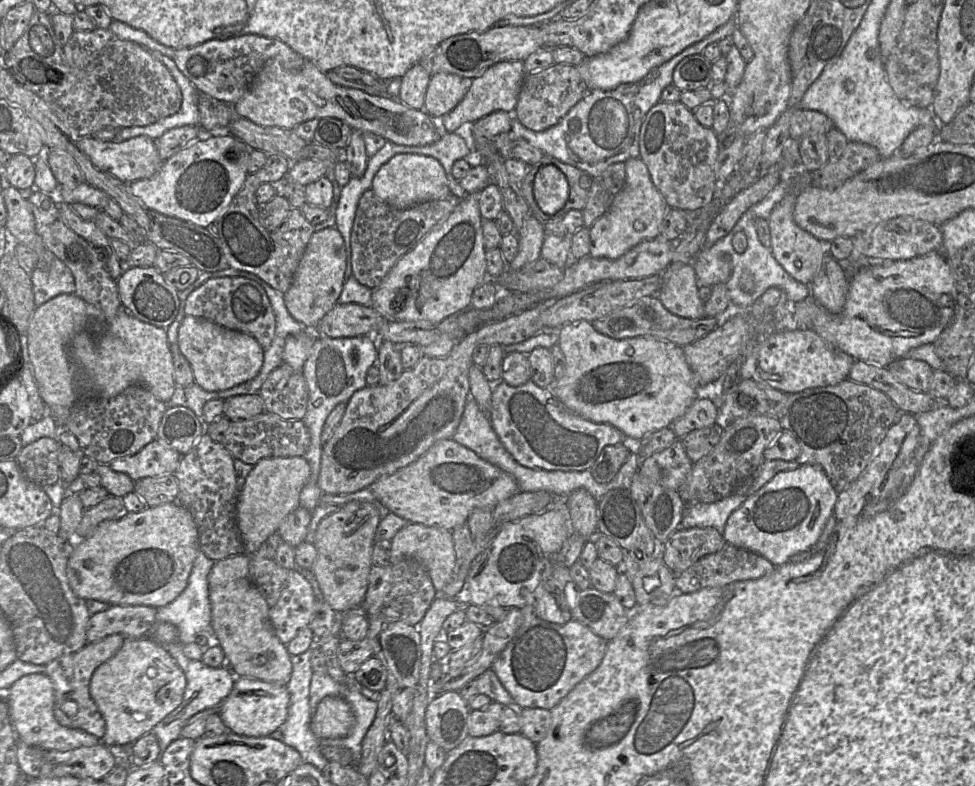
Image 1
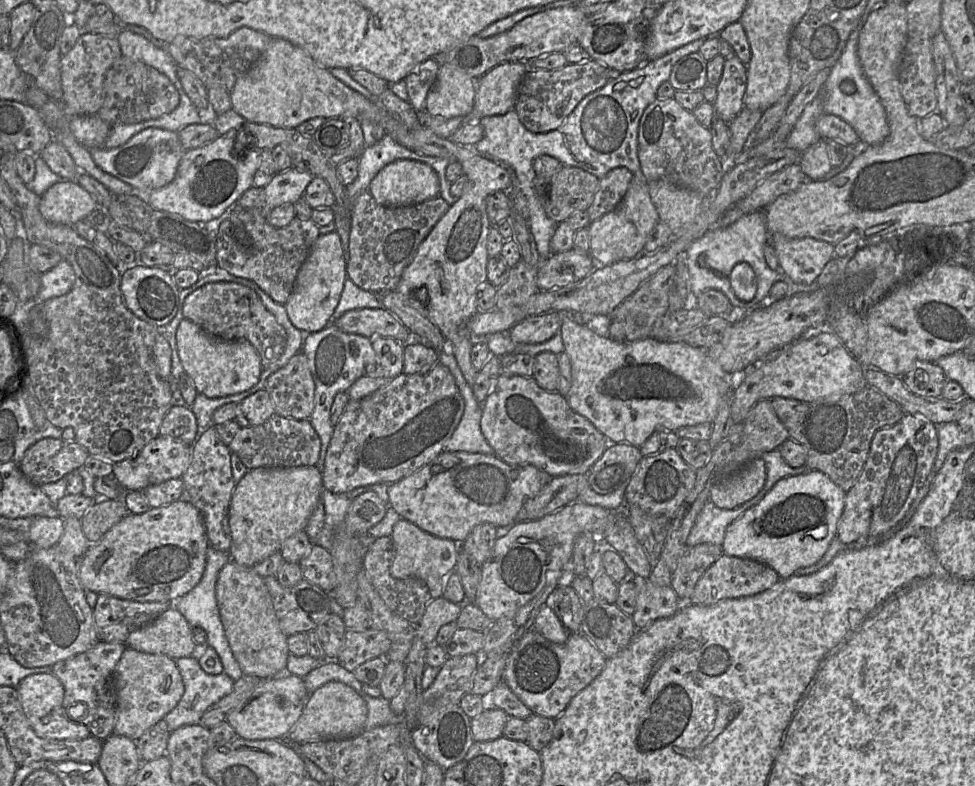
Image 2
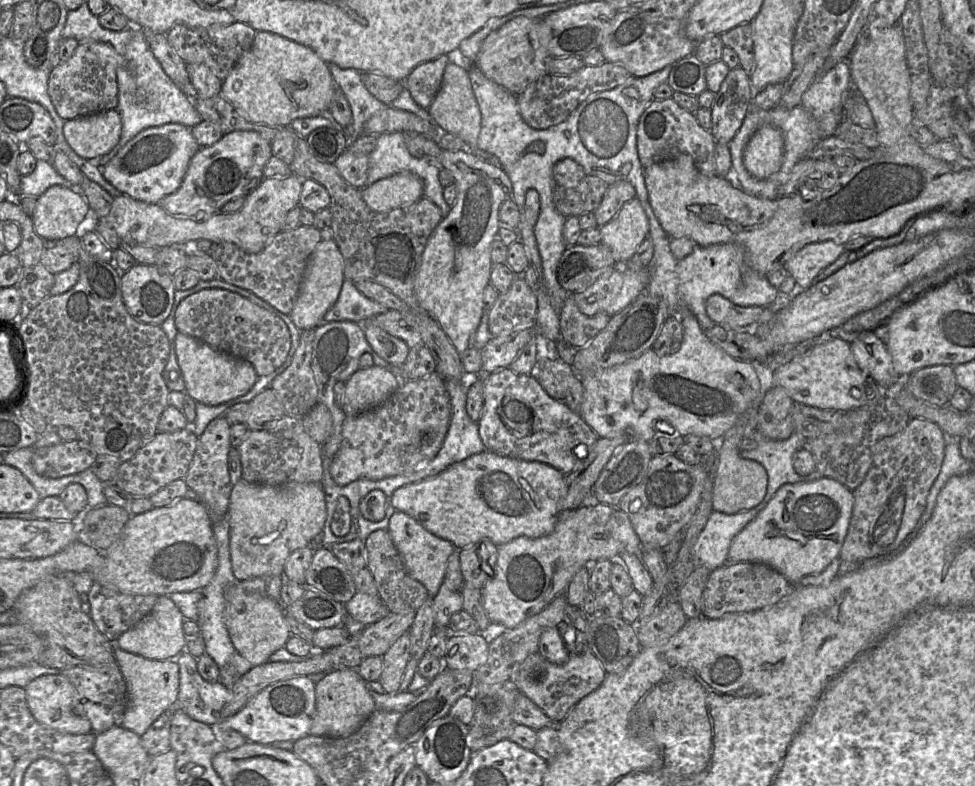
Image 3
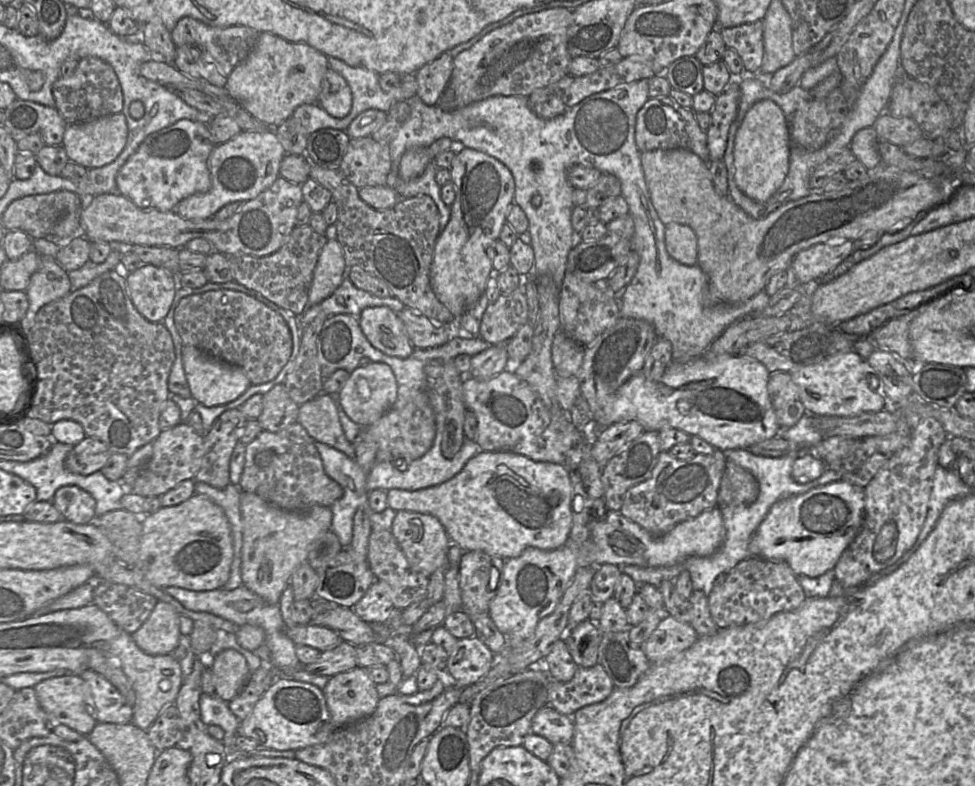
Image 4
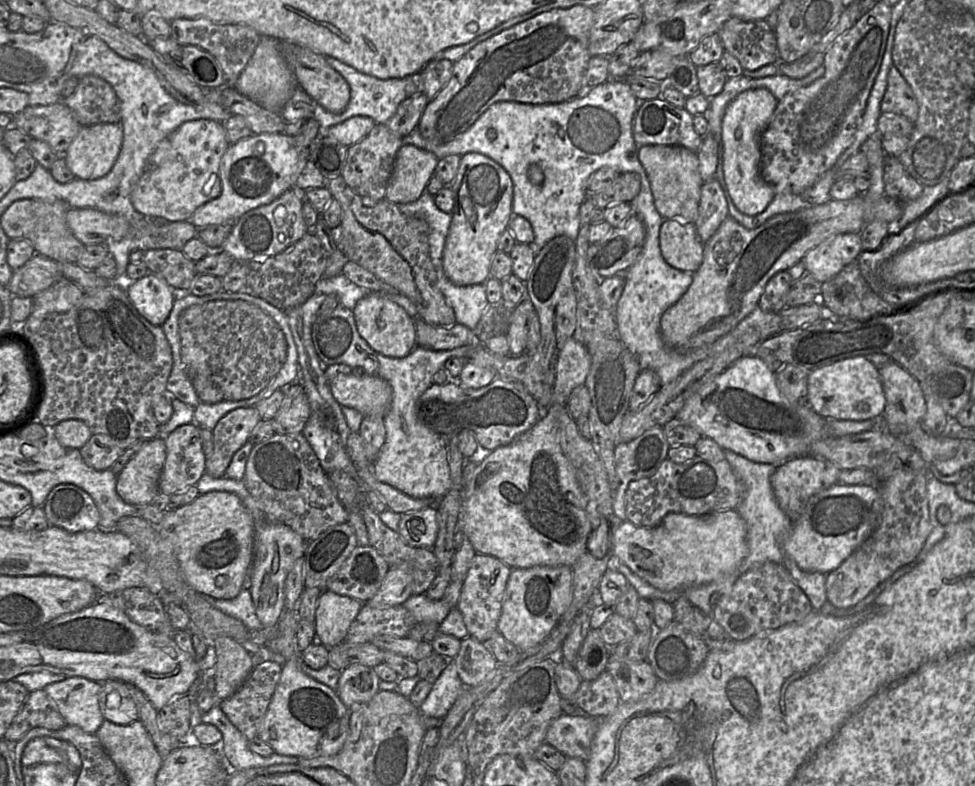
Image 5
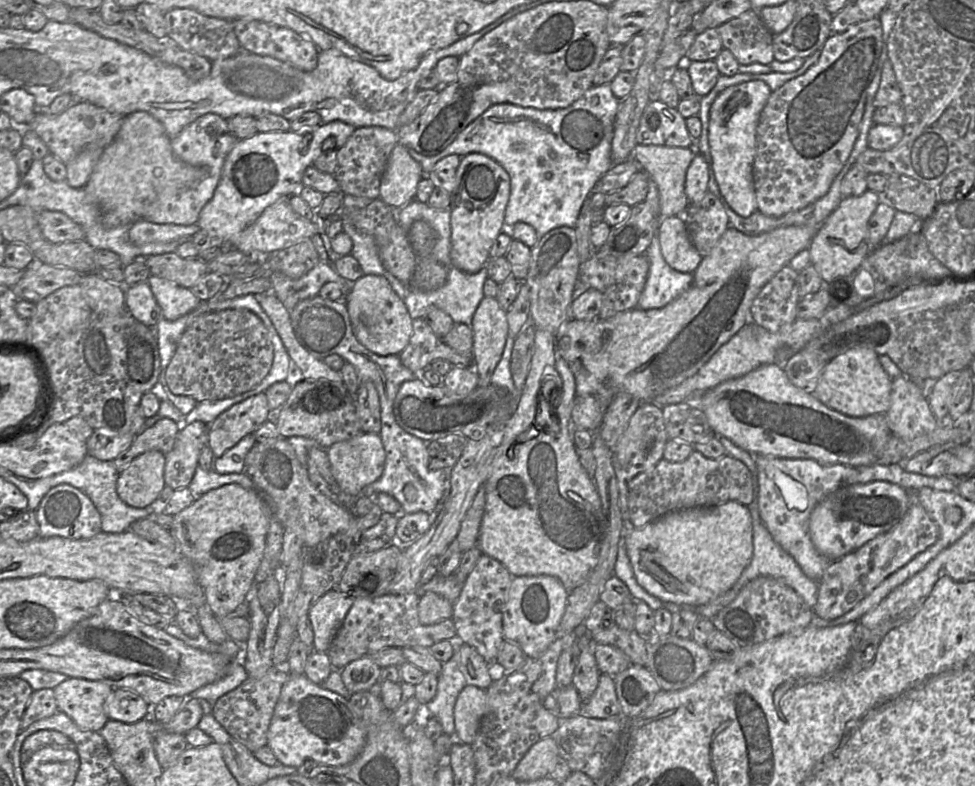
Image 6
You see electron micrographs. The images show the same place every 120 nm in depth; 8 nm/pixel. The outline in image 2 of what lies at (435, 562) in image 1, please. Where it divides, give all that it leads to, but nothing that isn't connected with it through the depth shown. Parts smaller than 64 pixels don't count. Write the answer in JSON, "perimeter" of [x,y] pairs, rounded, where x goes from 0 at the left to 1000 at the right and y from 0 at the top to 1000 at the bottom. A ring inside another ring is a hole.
{"perimeter":[[[413,659],[404,668],[401,686],[404,695],[401,732],[410,737],[432,737],[438,743],[443,762],[454,758],[456,739],[468,723],[471,692],[463,686],[440,679]]]}

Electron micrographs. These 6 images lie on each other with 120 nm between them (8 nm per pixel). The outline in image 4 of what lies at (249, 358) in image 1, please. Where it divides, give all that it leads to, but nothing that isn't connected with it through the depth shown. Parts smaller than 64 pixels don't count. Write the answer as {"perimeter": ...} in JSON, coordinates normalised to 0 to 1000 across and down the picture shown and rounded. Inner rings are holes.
{"perimeter":[[[187,438],[187,461],[197,505],[209,517],[233,514],[244,506],[257,490],[247,467],[218,454],[199,440]]]}

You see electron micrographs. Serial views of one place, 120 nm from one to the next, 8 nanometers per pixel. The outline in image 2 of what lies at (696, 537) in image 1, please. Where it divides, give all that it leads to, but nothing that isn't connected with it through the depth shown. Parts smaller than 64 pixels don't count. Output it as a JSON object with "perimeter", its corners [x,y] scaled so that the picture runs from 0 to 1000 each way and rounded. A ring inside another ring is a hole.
{"perimeter":[[[729,691],[704,696],[688,740],[688,746],[699,765],[708,762],[716,738],[741,704],[738,695]]]}

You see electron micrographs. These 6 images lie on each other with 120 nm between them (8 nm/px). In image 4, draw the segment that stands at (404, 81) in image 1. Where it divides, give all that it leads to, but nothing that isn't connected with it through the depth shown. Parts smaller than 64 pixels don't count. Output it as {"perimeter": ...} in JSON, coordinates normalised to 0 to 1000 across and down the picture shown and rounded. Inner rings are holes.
{"perimeter":[[[454,67],[443,79],[433,84],[427,93],[428,122],[440,135],[448,134],[461,107],[465,89],[465,73]]]}

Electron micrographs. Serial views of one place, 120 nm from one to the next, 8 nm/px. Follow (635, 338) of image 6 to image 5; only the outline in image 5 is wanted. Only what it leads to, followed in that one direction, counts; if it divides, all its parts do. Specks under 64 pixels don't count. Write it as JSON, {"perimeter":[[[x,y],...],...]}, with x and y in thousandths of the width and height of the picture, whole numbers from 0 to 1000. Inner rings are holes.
{"perimeter":[[[881,246],[870,254],[851,253],[842,261],[797,272],[774,291],[766,291],[746,275],[732,299],[721,310],[721,331],[712,346],[709,363],[678,402],[677,424],[681,438],[687,444],[705,447],[732,436],[777,389],[786,361],[796,347],[808,344],[822,332],[830,318],[855,299],[882,296],[891,281],[897,279],[916,284],[924,274],[925,265],[923,256],[908,247],[898,256],[888,256],[886,247]]]}

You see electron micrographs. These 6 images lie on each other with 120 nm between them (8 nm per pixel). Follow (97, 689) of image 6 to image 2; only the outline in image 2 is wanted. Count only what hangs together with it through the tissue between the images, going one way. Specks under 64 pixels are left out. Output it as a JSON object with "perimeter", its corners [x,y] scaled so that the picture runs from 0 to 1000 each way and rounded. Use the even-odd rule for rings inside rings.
{"perimeter":[[[52,855],[26,861],[17,873],[17,880],[25,907],[39,936],[59,941],[84,941],[93,935],[89,924],[69,912],[65,901],[66,874]]]}

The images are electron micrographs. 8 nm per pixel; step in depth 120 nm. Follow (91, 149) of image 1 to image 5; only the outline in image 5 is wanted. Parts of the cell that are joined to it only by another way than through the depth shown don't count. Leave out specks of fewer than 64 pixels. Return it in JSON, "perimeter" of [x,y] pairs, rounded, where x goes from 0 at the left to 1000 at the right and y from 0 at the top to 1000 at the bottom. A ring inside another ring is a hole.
{"perimeter":[[[203,151],[188,156],[164,181],[134,246],[136,263],[146,274],[173,282],[192,281],[200,267],[227,246],[226,205],[235,187],[226,155]]]}

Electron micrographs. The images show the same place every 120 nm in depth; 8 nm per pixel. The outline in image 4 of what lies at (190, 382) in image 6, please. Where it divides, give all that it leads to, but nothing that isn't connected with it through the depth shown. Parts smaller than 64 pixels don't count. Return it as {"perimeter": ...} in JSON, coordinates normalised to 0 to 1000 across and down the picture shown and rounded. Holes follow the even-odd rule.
{"perimeter":[[[226,368],[193,377],[186,380],[185,385],[183,387],[179,394],[178,412],[184,427],[186,429],[188,439],[199,440],[218,454],[225,455],[236,463],[247,467],[258,490],[269,489],[280,483],[285,477],[287,471],[291,467],[291,464],[294,462],[301,443],[299,426],[290,403],[286,401],[284,397],[275,392],[270,385],[263,382],[262,379],[245,370]]]}

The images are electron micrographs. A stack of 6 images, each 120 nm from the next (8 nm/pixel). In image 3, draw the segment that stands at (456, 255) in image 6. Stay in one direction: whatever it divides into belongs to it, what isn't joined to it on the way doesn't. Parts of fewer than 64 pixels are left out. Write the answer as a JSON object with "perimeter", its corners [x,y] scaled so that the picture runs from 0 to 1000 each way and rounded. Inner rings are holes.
{"perimeter":[[[476,190],[454,191],[452,211],[465,221],[469,251],[461,271],[454,276],[437,309],[425,359],[425,372],[431,391],[449,410],[473,455],[476,447],[482,443],[483,426],[488,421],[495,398],[496,369],[503,360],[506,338],[503,326],[504,309],[511,302],[514,286],[512,263],[516,256],[525,251],[525,233],[516,214],[496,206]]]}

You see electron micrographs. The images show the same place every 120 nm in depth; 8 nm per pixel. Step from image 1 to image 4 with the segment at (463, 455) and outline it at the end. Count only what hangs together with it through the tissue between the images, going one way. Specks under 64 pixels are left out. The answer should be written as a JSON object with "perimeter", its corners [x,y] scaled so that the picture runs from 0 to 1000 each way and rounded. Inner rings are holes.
{"perimeter":[[[492,574],[485,580],[476,595],[462,611],[447,618],[434,621],[426,625],[412,622],[400,622],[397,628],[397,642],[405,650],[419,650],[432,654],[440,654],[447,658],[454,668],[463,691],[468,691],[475,701],[495,701],[503,707],[511,707],[516,712],[531,709],[541,696],[549,696],[555,700],[565,701],[577,695],[583,684],[587,670],[587,626],[588,620],[579,593],[565,588],[550,588],[546,584],[526,575],[519,574]]]}

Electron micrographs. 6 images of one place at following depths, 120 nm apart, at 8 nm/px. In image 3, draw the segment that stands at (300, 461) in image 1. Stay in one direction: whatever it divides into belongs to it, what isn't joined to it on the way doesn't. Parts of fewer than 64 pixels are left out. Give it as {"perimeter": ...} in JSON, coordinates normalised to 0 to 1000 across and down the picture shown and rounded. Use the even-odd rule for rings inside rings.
{"perimeter":[[[246,609],[241,617],[238,618],[238,626],[236,630],[236,639],[233,650],[233,659],[236,669],[236,710],[238,716],[238,728],[242,738],[253,738],[259,734],[267,734],[272,732],[291,732],[291,719],[296,706],[306,697],[320,695],[320,688],[324,683],[328,683],[332,673],[333,663],[335,658],[333,627],[329,615],[317,613],[317,615],[305,615],[297,613],[289,618],[278,618],[267,615],[254,613],[250,609]]]}

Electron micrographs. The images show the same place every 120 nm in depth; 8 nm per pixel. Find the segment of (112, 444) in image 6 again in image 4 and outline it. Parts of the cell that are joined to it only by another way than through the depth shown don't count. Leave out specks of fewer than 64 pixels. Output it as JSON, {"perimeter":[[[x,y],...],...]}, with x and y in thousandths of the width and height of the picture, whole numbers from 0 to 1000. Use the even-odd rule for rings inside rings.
{"perimeter":[[[87,556],[69,579],[66,592],[69,598],[82,604],[103,599],[115,579],[112,569],[101,557]]]}

